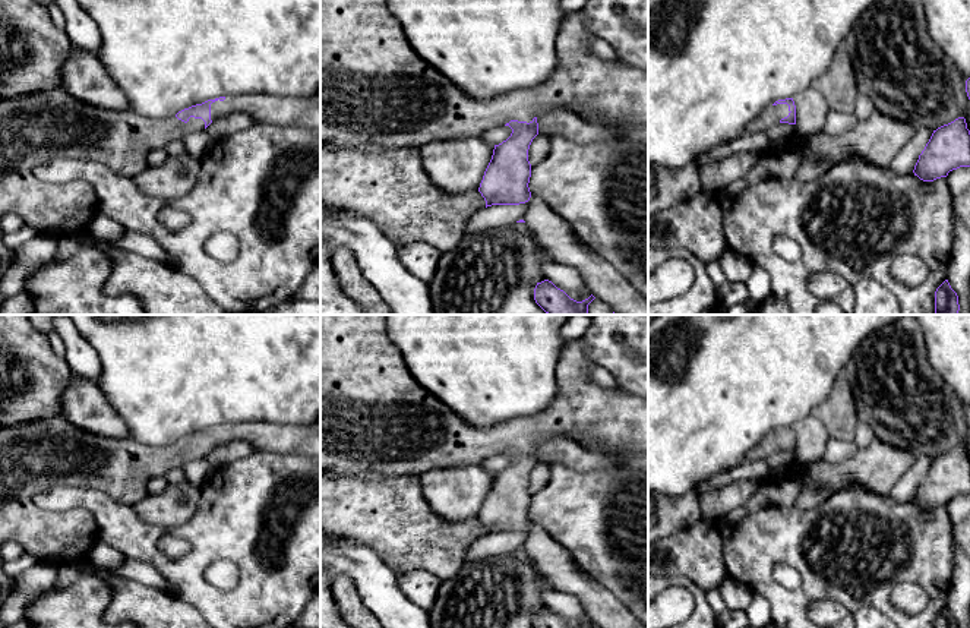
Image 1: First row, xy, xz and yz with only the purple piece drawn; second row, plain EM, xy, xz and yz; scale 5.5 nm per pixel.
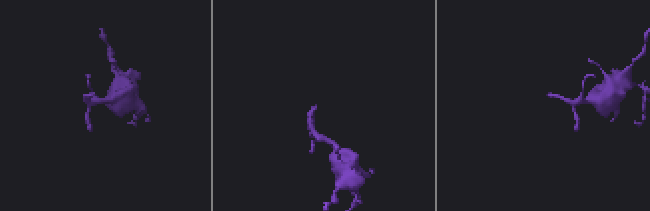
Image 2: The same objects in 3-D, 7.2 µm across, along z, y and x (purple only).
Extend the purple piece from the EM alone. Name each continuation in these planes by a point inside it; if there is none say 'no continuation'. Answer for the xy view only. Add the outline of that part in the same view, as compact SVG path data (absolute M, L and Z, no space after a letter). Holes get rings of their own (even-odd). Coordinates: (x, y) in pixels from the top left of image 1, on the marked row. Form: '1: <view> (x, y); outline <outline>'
1: xy (34, 128); outline M63 88L0 100L0 220L7 212L16 212L37 234L54 239L86 231L98 211L92 186L80 180L64 184L41 182L34 174L37 164L56 157L88 160L133 179L148 167L152 149L180 142L184 133L193 130L205 130L205 122L190 117L184 123L176 116L149 119L132 110L99 108L76 100Z

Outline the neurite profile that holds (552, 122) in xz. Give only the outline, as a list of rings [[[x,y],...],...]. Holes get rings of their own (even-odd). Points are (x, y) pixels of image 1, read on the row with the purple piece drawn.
[[[552,108],[537,116],[540,135],[562,135],[578,143],[590,143],[609,139],[609,130],[587,123],[581,117],[562,108]]]

